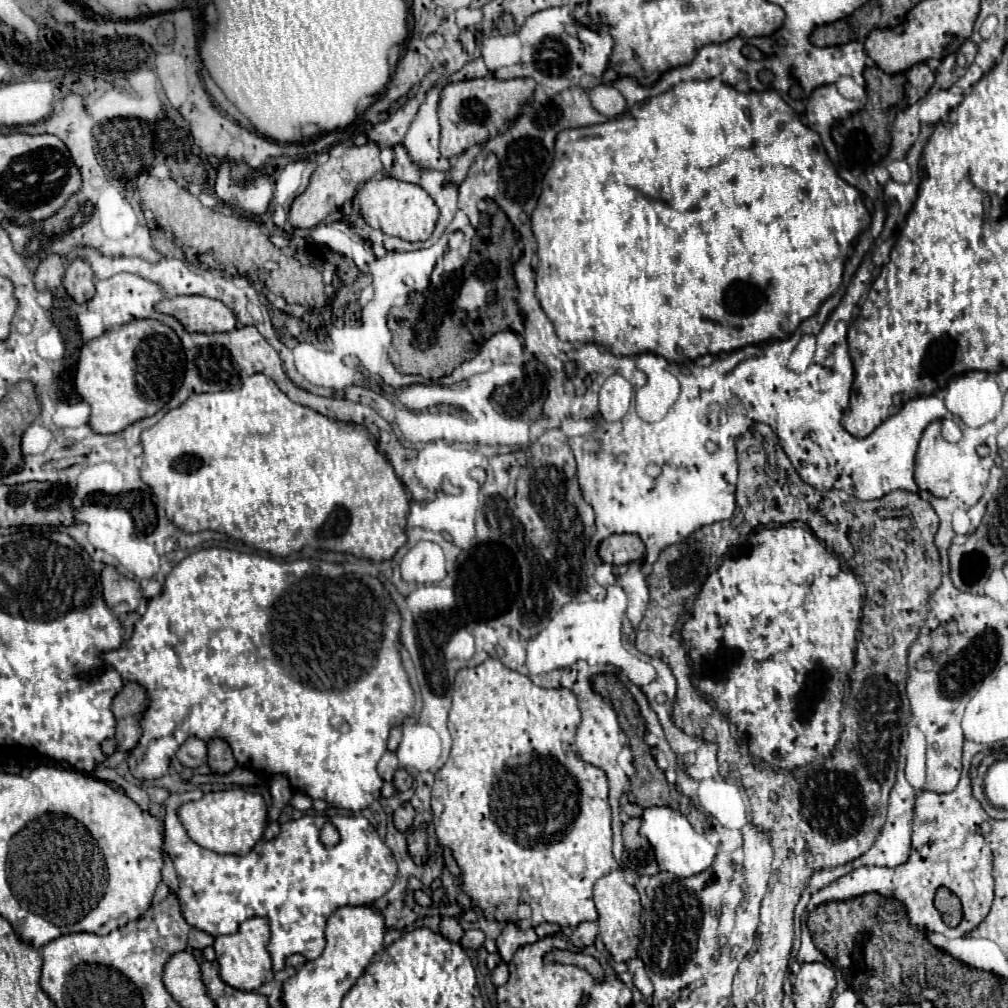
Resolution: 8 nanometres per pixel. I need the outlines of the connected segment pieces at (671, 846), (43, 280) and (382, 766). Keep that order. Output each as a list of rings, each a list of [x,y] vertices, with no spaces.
[[[655,806],[655,808],[645,808],[643,816],[641,816],[641,834],[649,840],[649,844],[655,850],[655,858],[661,870],[671,872],[679,878],[689,878],[689,876],[697,876],[699,872],[705,872],[707,868],[711,868],[715,856],[717,856],[717,846],[713,846],[705,834],[697,834],[693,830],[693,826],[687,822],[687,818],[677,812],[671,810],[667,806]]]
[[[49,254],[35,270],[35,286],[37,290],[55,290],[65,274],[65,264],[59,254]]]
[[[387,750],[387,752],[381,756],[379,764],[377,764],[377,772],[379,772],[379,776],[381,776],[385,782],[391,782],[391,780],[393,780],[393,774],[395,774],[397,768],[399,768],[397,754],[391,752],[391,750]]]

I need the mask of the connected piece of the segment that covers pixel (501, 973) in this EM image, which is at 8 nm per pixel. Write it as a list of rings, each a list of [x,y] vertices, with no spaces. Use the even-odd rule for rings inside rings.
[[[501,962],[493,972],[491,972],[491,978],[493,978],[493,984],[495,986],[501,986],[501,984],[505,984],[507,982],[507,978],[509,978],[509,970],[507,970],[507,964],[505,962]]]

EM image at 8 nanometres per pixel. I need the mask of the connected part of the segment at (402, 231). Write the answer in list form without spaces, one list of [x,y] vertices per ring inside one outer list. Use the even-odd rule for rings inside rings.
[[[373,176],[371,180],[363,182],[357,190],[357,198],[361,202],[361,214],[369,226],[409,242],[427,240],[439,218],[437,204],[427,192],[423,192],[423,188],[419,188],[419,184],[407,184],[389,176]]]

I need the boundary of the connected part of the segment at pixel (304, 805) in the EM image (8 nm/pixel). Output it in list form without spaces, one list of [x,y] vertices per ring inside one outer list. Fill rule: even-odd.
[[[295,792],[295,794],[293,794],[293,800],[291,800],[291,804],[293,804],[297,810],[303,810],[303,812],[307,812],[307,810],[311,810],[311,806],[313,806],[313,800],[311,800],[307,794]]]

